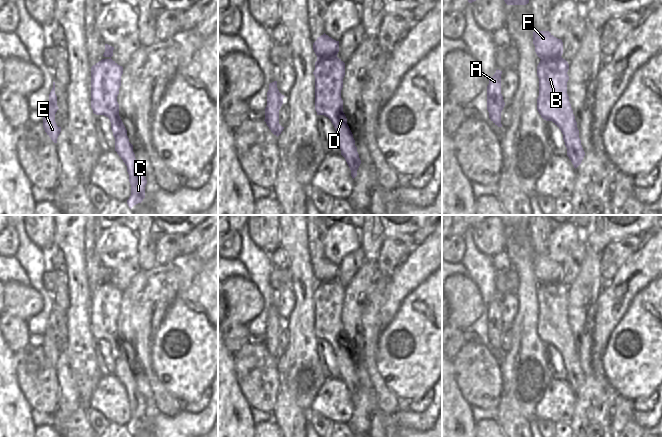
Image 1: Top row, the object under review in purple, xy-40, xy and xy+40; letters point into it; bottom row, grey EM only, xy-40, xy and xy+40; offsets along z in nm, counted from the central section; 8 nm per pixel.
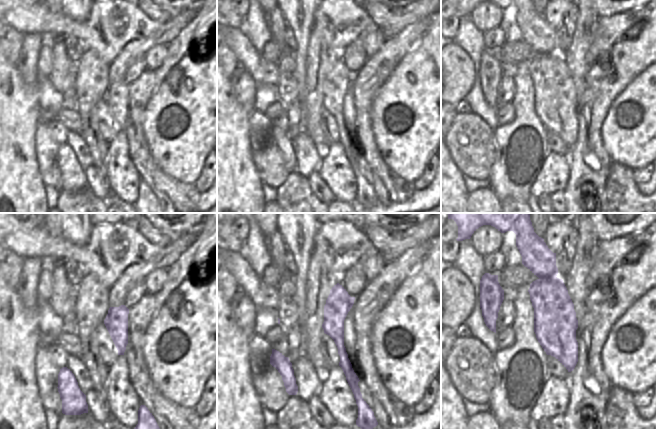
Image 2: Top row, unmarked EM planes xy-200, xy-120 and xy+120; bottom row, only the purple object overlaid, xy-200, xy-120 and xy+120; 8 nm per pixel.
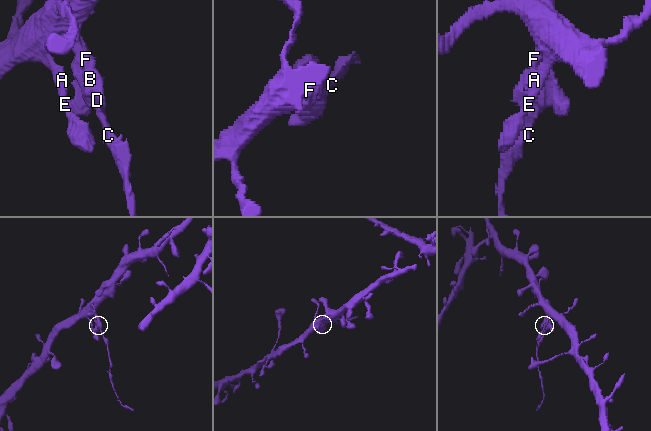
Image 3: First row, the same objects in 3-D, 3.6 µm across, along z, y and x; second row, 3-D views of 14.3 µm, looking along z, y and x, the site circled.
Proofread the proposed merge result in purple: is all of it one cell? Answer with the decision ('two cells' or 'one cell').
two cells

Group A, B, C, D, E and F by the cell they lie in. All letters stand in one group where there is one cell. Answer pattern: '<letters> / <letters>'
A E F / B C D

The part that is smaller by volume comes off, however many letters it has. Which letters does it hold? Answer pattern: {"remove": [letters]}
{"remove": ["B", "C", "D"]}

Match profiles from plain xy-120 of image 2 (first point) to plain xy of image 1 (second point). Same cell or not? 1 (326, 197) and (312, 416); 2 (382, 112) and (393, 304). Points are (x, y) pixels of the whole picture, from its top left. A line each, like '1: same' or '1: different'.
1: same
2: different

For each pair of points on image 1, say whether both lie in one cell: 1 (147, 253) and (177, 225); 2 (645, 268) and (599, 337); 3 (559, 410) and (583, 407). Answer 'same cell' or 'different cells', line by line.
1: same cell
2: same cell
3: different cells

